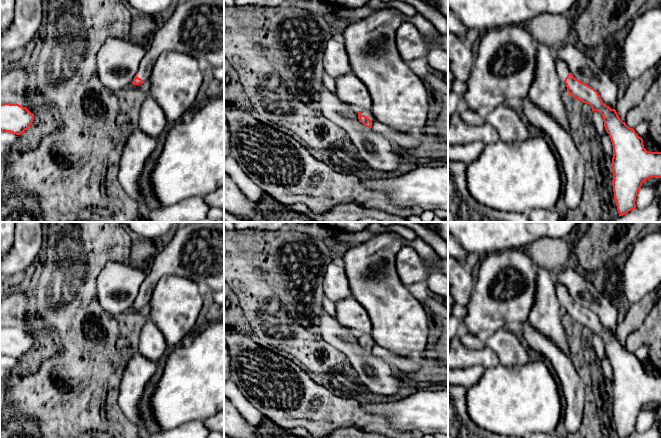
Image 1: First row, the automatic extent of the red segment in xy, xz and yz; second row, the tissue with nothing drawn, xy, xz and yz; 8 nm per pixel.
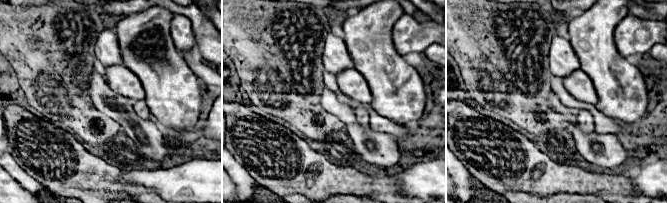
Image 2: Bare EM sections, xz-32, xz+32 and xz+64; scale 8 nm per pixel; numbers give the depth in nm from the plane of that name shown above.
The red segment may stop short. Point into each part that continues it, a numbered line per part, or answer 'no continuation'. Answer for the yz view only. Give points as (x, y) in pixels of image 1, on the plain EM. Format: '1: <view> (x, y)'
1: yz (562, 293)

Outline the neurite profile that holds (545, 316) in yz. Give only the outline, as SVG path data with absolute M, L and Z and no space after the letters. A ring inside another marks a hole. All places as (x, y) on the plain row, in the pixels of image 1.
M536 267L535 302L530 311L528 322L545 337L555 343L570 356L566 337L565 322L561 314L561 304L556 296L553 276L544 268Z

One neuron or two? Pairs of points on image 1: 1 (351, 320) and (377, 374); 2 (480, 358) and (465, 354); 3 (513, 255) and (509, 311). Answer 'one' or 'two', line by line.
1: two
2: one
3: one

